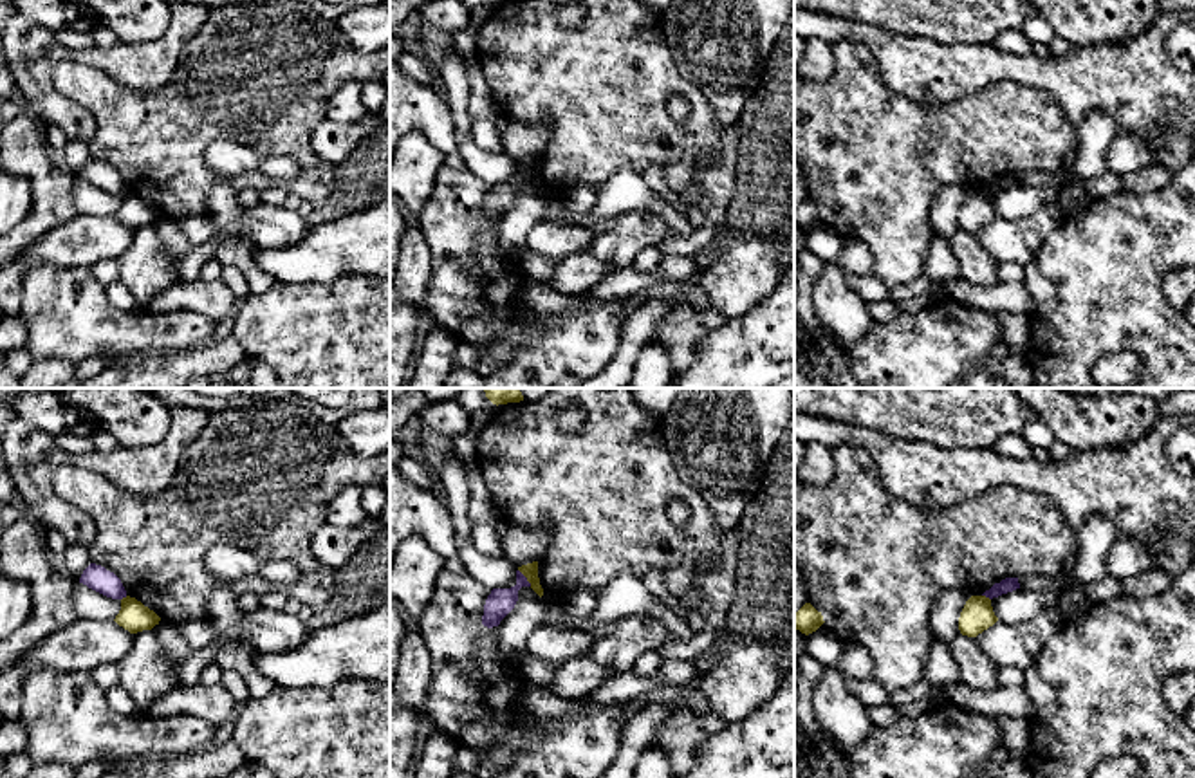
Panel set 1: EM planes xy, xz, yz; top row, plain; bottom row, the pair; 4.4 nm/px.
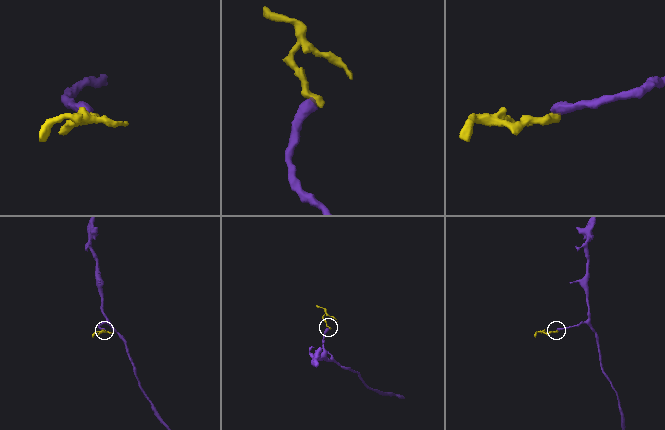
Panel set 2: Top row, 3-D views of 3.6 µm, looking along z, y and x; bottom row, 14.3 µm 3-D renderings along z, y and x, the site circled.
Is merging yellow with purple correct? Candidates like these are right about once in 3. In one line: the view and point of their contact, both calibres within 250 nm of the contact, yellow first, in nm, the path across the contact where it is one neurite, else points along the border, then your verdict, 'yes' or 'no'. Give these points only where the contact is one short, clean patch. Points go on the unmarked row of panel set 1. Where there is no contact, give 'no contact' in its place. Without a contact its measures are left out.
meets yellow in xz at (526, 172); 70 nm thick on the yellow side, 120 nm on the other; border along xz (518, 165), (531, 181); no

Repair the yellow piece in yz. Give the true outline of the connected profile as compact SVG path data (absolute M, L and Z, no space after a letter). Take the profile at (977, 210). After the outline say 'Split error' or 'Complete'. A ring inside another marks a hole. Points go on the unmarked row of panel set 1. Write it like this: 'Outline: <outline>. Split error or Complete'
Outline: M971 191L960 208L959 226L962 231L977 233L996 217L998 213L993 208L991 195L986 191Z. Complete

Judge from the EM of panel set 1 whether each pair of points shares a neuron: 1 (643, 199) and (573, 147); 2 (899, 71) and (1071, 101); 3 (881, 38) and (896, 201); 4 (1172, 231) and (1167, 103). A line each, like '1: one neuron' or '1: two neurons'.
1: two neurons
2: one neuron
3: two neurons
4: two neurons

